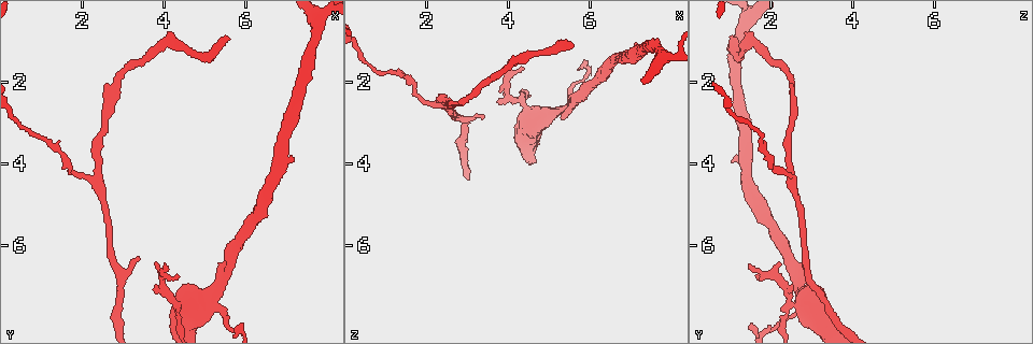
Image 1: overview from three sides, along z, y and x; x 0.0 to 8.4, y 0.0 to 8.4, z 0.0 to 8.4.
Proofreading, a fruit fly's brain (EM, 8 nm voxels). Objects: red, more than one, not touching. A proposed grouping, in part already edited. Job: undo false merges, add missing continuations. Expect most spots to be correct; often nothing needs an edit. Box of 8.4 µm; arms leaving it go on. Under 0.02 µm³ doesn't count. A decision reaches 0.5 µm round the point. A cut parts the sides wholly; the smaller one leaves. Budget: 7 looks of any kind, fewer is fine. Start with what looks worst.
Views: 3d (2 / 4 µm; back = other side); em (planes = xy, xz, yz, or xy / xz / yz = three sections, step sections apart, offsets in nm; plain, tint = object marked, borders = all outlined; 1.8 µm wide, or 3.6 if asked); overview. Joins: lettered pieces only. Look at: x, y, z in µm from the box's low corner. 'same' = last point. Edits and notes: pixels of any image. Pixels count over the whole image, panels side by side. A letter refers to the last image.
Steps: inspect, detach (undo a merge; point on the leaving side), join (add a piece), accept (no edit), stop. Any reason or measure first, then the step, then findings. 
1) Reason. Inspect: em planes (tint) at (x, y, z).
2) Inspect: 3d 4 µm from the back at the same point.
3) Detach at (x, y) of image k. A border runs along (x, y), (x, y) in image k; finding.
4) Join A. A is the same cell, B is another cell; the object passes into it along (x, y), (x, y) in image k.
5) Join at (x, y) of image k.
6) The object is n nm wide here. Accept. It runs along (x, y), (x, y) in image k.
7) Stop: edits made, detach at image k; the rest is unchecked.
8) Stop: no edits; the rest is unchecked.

Calibre changes. Inspect: em 3.6 µm yz step 16 (tint) at (4.95, 7.35, 2.85).

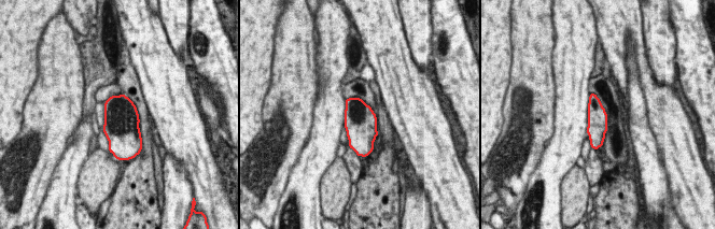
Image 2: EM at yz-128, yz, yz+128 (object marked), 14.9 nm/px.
Inspect: em 3.6 µm planes (borders) at the same point.

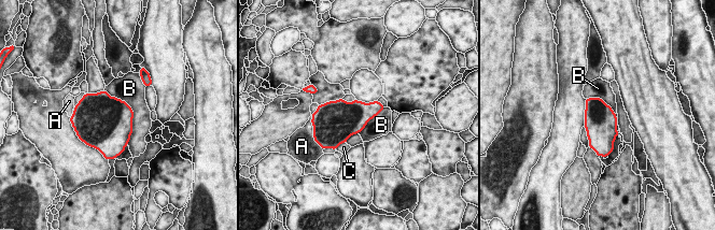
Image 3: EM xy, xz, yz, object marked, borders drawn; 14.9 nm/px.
The object is 480 nm wide here. Accept. A, B and C are other cells; a border runs along (103, 90), (134, 114), (128, 143) in image 3; all the same neuron.

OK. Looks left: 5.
An open end. Inspect: em 3.6 µm planes (borders) at (5.60, 0.90, 1.05).

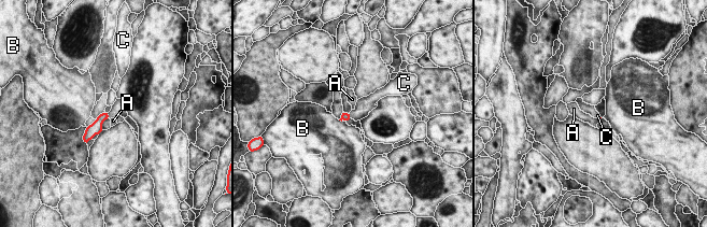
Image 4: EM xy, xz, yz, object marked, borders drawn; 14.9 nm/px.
The longest contact is with C, 90 nm. Join C. C is the same cell, A and B are other cells; the object passes into it along (97, 126), (108, 115), (118, 109) in image 4; the neuron continues.

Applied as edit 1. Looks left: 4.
See it whole again. Inspect: overview.

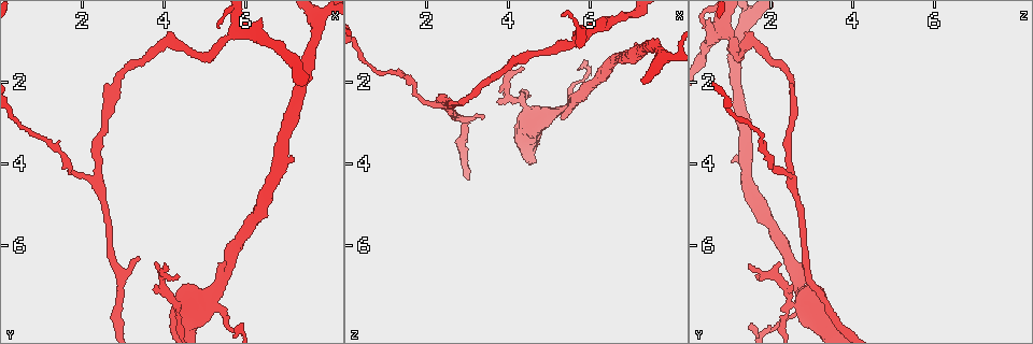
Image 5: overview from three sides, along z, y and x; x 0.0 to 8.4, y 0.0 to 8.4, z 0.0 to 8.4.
Thin end. Inspect: em planes (borders) at (3.35, 6.35, 2.95).

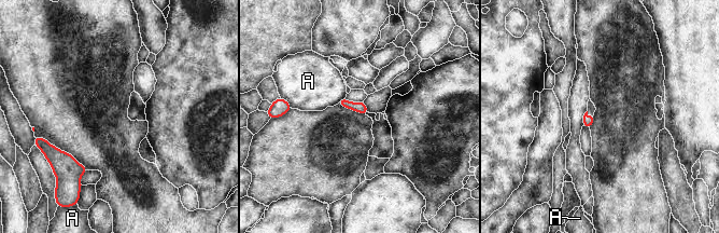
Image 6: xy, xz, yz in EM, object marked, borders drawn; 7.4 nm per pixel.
The longest contact is with A, 80 nm. Accept. A is another cell; none of them fits.

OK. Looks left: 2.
Stop: edits made, join at image 4; the rest is unchecked.

